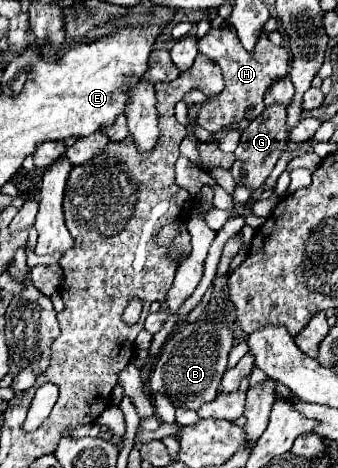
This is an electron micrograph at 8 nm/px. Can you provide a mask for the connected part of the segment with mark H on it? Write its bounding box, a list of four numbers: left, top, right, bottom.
[183,27,291,133]

